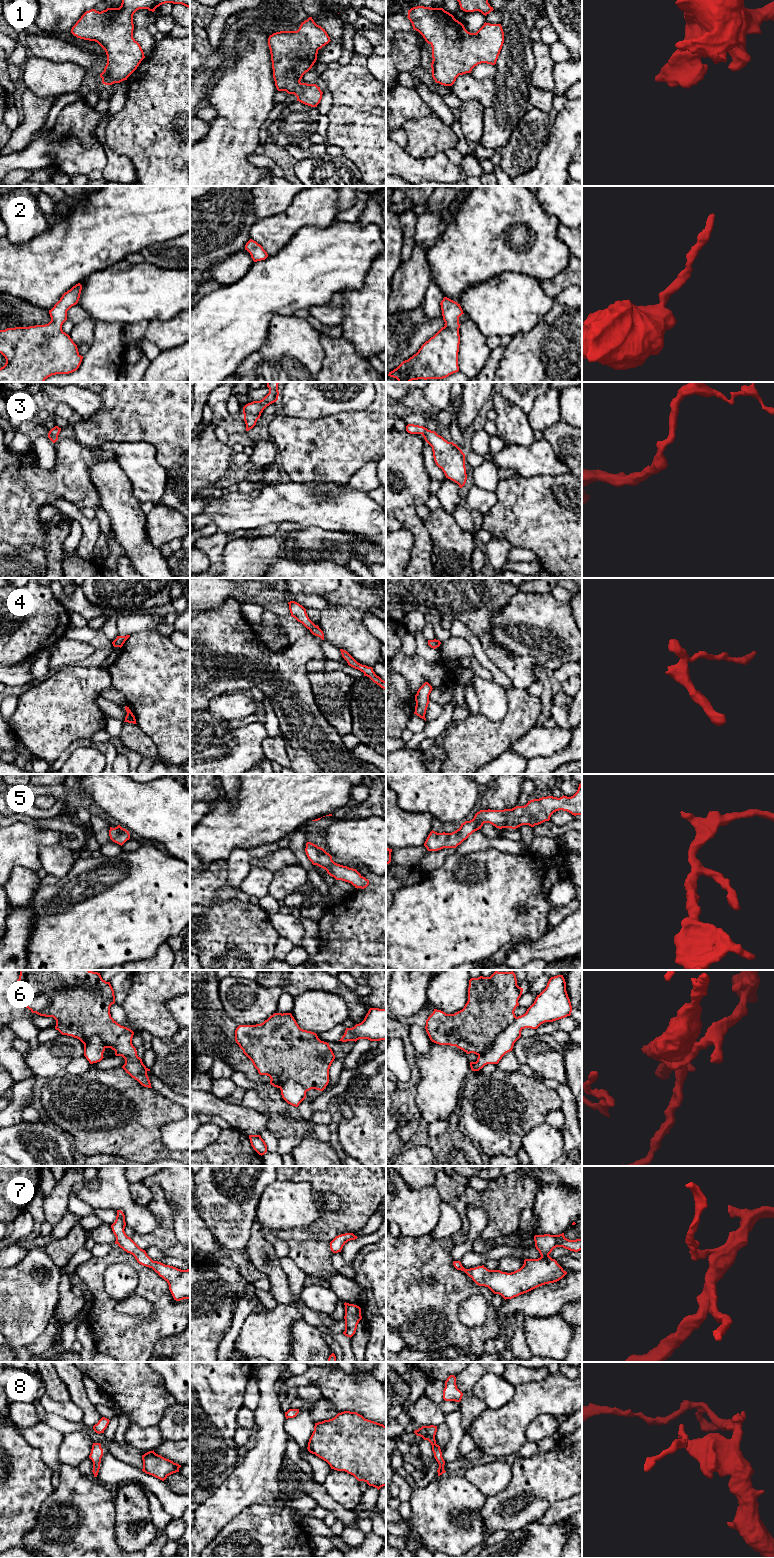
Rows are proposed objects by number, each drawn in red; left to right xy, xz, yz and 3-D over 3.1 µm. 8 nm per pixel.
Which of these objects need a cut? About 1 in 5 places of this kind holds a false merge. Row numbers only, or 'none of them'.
6

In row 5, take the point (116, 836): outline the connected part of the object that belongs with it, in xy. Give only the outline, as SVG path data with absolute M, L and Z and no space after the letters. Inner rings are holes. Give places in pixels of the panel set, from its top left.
M118 825L115 828L110 827L109 830L109 836L110 839L119 844L119 845L123 845L127 840L130 839L130 834L129 831L127 831L126 829L122 828L120 825Z

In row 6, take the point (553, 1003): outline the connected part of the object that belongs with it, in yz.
M563 975L551 977L546 988L537 995L526 1013L516 1017L514 1022L497 1036L493 1048L485 1054L478 1055L476 1062L470 1062L471 1070L479 1071L487 1064L498 1064L506 1053L512 1051L523 1029L537 1029L545 1022L570 1016L571 1012L572 1006Z

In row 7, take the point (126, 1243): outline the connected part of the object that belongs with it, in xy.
M117 1210L115 1222L111 1225L116 1237L115 1244L127 1253L132 1254L137 1262L152 1268L169 1285L169 1290L176 1301L190 1299L190 1270L181 1270L176 1267L153 1261L124 1231L126 1226L125 1215Z

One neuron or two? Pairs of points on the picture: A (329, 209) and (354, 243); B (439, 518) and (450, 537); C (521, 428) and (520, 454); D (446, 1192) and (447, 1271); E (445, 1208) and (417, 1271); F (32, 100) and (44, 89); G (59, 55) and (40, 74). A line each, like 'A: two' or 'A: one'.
A: two
B: one
C: two
D: two
E: two
F: two
G: two

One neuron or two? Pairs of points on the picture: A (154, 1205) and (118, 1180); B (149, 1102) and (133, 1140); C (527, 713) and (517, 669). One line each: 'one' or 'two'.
A: two
B: one
C: two

